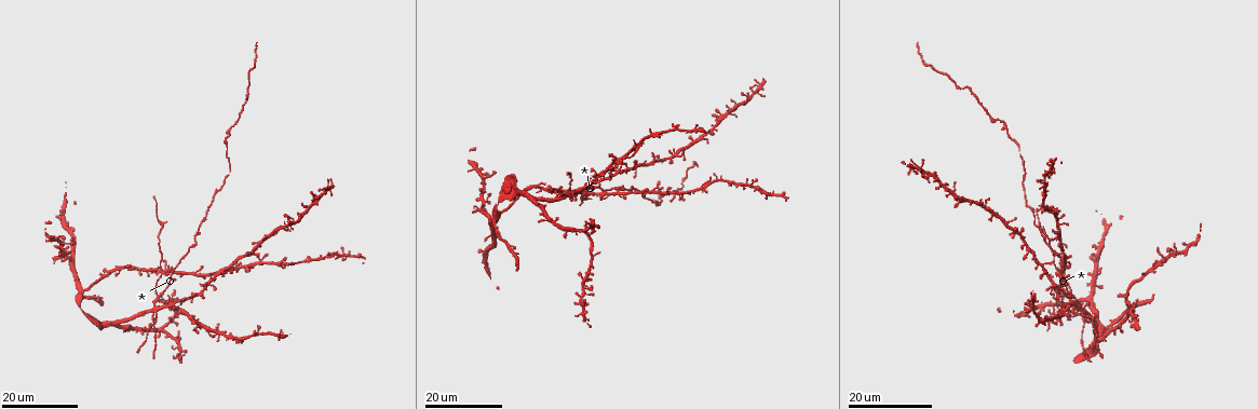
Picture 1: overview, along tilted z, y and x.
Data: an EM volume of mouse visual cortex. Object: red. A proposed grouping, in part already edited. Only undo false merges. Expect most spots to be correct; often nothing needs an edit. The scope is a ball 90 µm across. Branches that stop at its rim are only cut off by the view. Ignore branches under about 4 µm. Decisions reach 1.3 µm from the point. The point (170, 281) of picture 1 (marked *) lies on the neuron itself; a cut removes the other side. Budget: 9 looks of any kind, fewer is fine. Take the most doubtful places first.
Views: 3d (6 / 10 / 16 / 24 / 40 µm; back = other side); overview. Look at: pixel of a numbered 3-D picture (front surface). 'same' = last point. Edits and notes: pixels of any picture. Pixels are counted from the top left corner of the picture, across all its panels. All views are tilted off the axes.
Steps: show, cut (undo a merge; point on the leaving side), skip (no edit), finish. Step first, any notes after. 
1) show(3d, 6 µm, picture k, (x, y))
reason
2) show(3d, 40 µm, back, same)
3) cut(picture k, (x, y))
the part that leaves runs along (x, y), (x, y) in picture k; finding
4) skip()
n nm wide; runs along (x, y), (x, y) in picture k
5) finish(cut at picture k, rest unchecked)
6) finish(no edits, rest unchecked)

show(3d, 24 µm, picture 1, (161, 271))
thin arm on a thick one

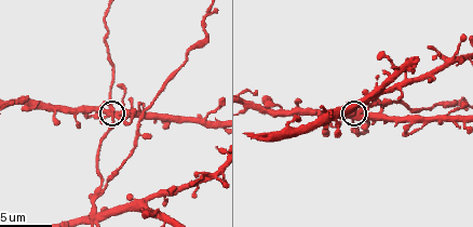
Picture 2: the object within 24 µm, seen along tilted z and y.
show(3d, 10 µm, picture 2, (109, 109))
closer look

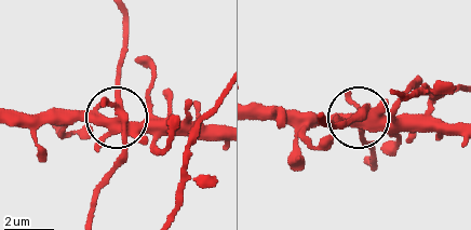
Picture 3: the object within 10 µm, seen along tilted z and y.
skip()
430 nm wide; runs along (179, 189), (194, 120), (119, 119), (117, 67), (126, 49) in picture 3; all the same neuron

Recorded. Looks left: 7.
show(3d, 16 µm, picture 2, (323, 119))
thin arm on a thick one

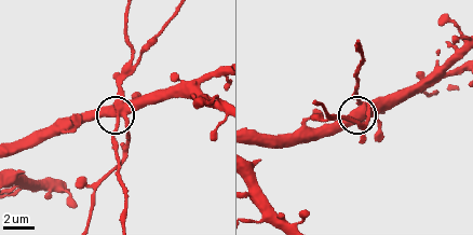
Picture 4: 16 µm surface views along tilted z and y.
skip()
3 arms; all the same neuron

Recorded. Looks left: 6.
show(3d, 16 µm, picture 1, (160, 220))
thick turns thin

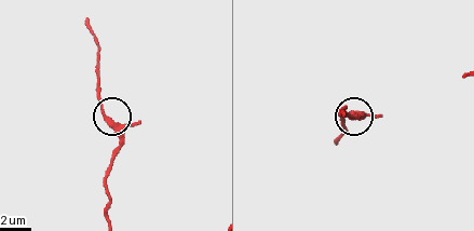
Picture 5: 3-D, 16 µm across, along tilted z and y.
show(3d, 10 µm, picture 5, (105, 118))

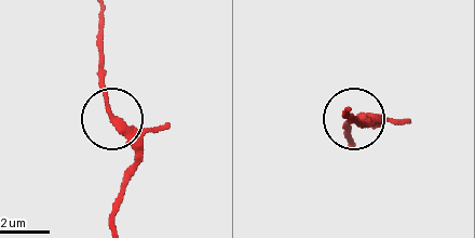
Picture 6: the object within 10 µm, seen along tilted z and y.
skip()
270 nm wide; runs along (114, 217), (135, 149), (109, 115), (97, 45) in picture 6; all the same neuron

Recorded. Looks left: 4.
show(3d, 24 µm, picture 1, (160, 328))
four-way junction

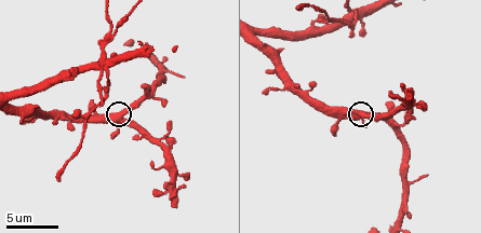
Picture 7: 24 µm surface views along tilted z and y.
show(3d, 10 µm, picture 7, (127, 112))
zoom in

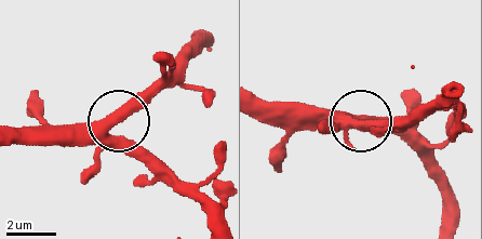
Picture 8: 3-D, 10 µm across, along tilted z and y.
skip()
4 arms; continuous, no second neuron

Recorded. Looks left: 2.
finish(no edits, rest unchecked)

